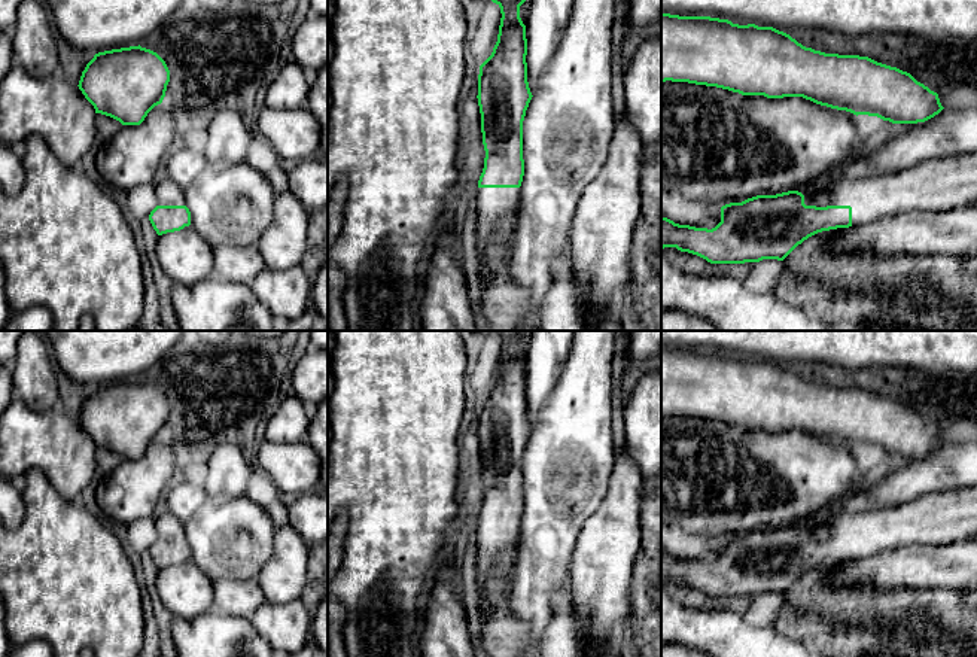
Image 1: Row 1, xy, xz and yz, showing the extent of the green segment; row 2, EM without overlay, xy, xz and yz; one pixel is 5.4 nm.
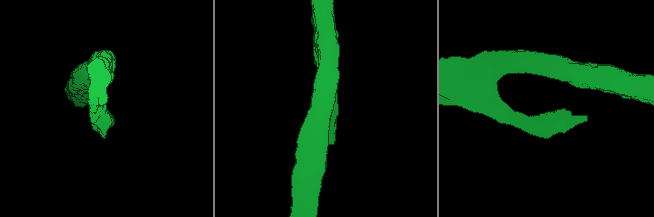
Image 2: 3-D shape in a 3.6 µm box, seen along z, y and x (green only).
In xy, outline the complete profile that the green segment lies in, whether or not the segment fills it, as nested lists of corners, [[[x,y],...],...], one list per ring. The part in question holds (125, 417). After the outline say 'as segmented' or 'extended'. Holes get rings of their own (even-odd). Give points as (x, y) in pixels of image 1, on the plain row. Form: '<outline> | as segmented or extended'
[[[139,378],[95,387],[77,420],[95,447],[140,459],[162,437],[168,416],[165,395]]] | as segmented

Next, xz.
[[[491,331],[500,341],[500,359],[497,375],[491,389],[480,399],[478,439],[481,447],[481,466],[486,484],[484,502],[477,524],[477,585],[480,608],[484,605],[483,588],[490,578],[506,577],[515,562],[515,550],[520,535],[520,520],[524,510],[523,493],[523,454],[532,434],[527,416],[527,372],[526,359],[520,352],[520,340],[524,331]]] | extended

